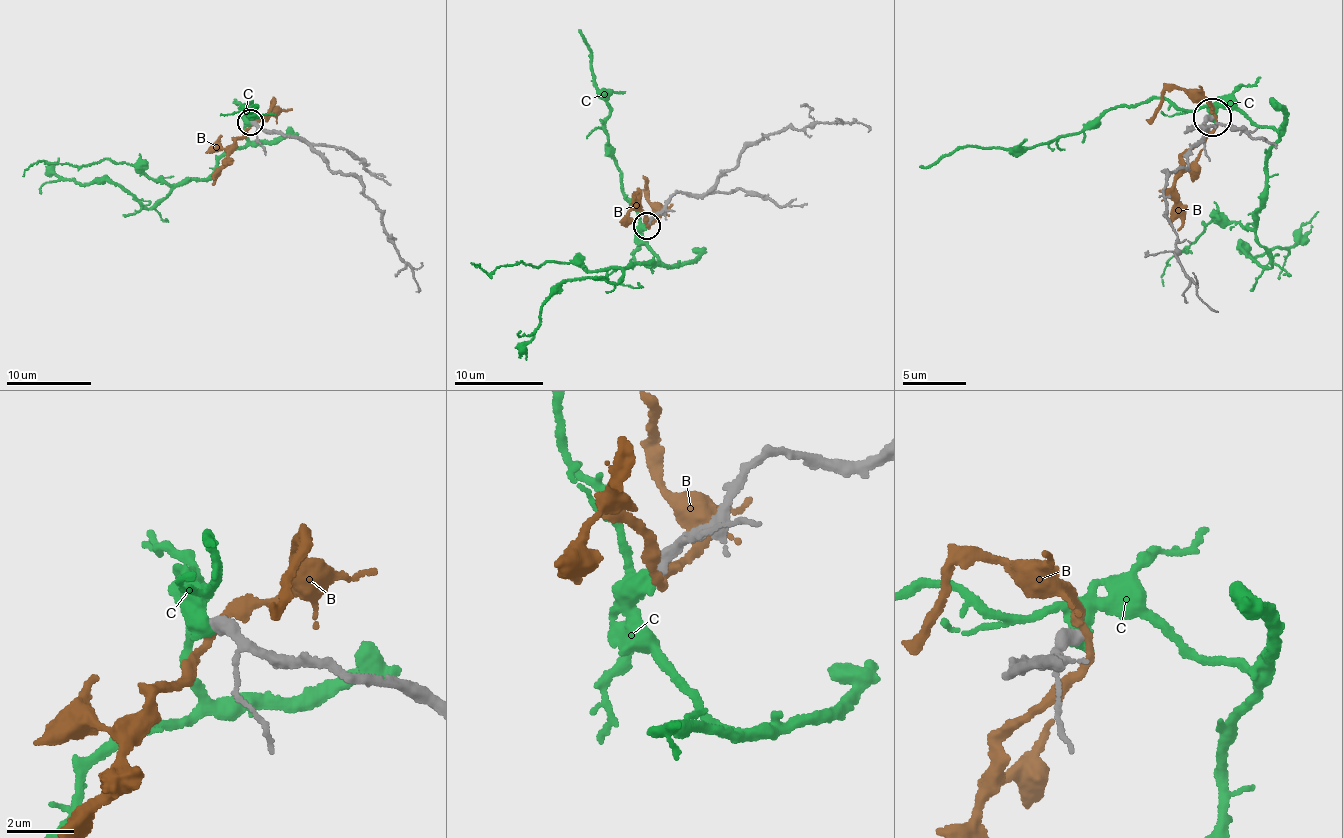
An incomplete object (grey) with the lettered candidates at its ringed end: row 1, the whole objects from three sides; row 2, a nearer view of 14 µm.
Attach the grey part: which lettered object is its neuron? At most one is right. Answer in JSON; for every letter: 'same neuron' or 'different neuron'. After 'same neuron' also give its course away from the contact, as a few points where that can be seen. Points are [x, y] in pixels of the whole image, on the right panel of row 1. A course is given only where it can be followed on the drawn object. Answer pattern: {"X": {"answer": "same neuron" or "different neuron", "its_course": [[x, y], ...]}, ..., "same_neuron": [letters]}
{"B": {"answer": "different neuron"}, "C": {"answer": "different neuron"}, "same_neuron": []}

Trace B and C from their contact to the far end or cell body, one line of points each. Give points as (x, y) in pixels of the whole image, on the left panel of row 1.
B: (252, 122), (236, 142), (214, 185)
C: (250, 123), (244, 119), (247, 142), (204, 179), (175, 184), (111, 162), (40, 160), (22, 176)

